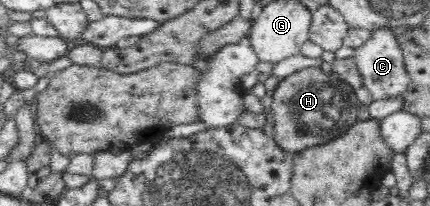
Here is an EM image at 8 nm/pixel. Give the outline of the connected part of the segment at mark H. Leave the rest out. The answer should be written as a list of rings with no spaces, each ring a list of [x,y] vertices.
[[[319,66],[304,68],[281,79],[272,97],[272,113],[275,119],[275,131],[272,138],[287,153],[295,154],[305,151],[307,148],[327,144],[341,138],[359,122],[358,112],[361,104],[356,90],[335,73],[325,73]]]

